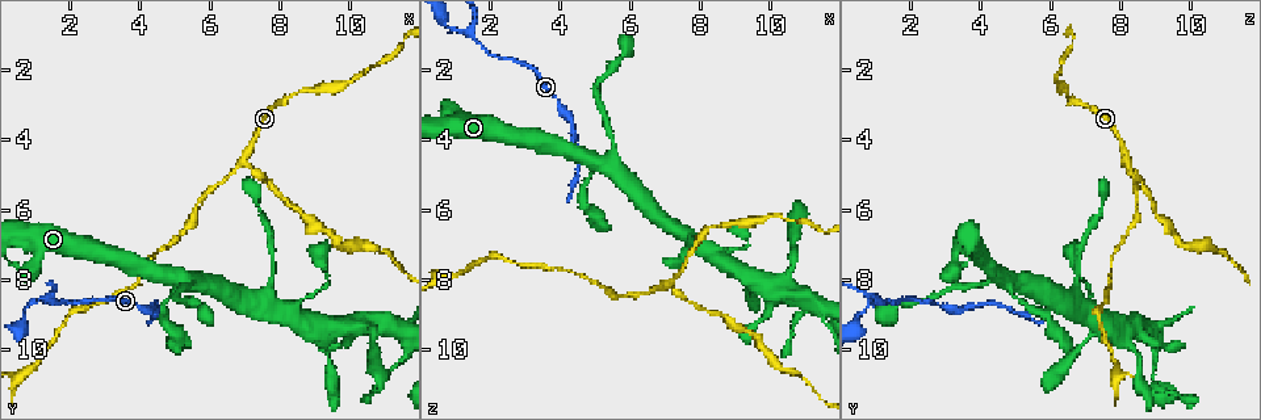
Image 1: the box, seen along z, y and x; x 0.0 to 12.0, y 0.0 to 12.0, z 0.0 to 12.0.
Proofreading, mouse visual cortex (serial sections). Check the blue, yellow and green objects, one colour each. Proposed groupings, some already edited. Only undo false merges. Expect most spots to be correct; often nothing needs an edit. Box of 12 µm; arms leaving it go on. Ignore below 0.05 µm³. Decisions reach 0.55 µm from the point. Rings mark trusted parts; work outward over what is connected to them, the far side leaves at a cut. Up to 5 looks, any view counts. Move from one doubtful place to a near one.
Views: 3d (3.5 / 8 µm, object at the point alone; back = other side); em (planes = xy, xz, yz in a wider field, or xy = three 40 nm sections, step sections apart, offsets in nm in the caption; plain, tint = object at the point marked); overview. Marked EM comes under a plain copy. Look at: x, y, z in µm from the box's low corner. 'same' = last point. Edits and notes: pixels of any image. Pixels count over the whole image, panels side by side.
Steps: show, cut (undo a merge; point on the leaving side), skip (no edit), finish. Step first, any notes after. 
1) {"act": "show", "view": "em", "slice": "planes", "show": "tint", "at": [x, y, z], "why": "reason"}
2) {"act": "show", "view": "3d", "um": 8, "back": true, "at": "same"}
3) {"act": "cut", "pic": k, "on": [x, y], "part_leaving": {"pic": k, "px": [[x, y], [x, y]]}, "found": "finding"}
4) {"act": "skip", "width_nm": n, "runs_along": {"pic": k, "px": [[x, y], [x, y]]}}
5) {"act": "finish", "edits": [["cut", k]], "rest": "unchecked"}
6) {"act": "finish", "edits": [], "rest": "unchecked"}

{"act": "show", "view": "3d", "um": 3.5, "back": true, "at": [7.9, 7.5, 6.8], "why": "narrows sharply"}

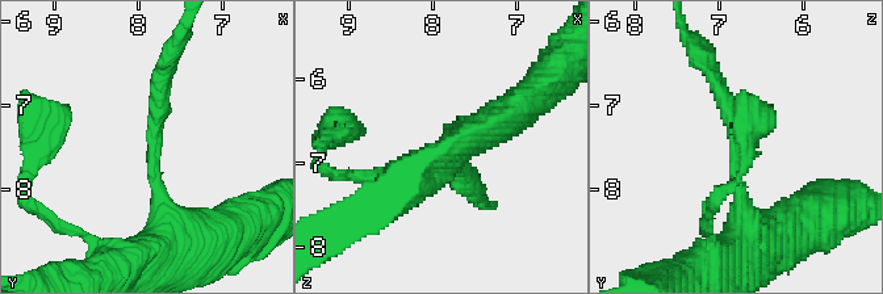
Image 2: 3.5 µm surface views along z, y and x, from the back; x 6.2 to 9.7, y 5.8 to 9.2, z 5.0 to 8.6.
{"act": "show", "view": "em", "slice": "xy", "step": 2, "show": "tint", "at": [7.85, 7.45, 6.80], "arm_widths_nm": [200, 300], "why": "shape alone is not enough"}

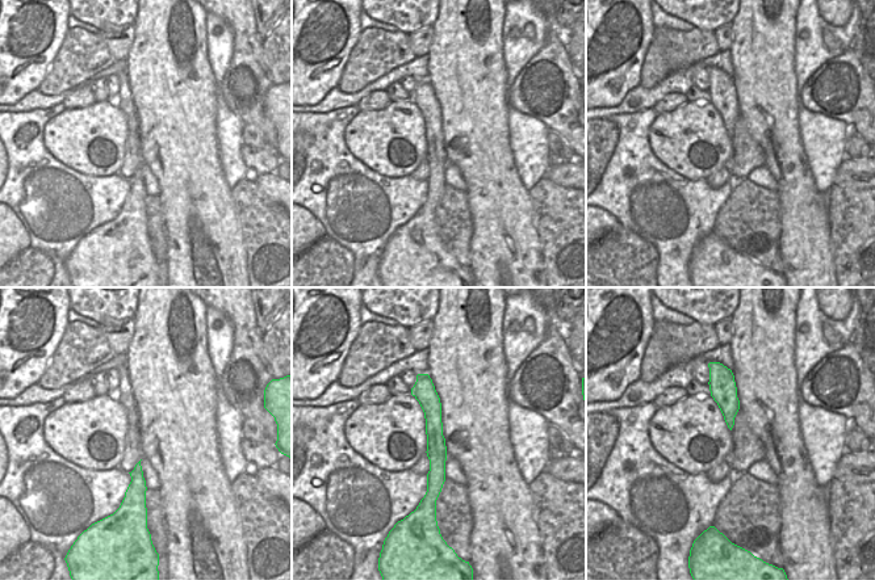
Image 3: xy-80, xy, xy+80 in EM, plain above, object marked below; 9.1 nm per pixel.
{"act": "skip", "found": "continuous, no second cell"}

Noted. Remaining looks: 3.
{"act": "show", "view": "3d", "um": 3.5, "at": [7.0, 4.5, 8.2], "why": "two arms in line, one across"}

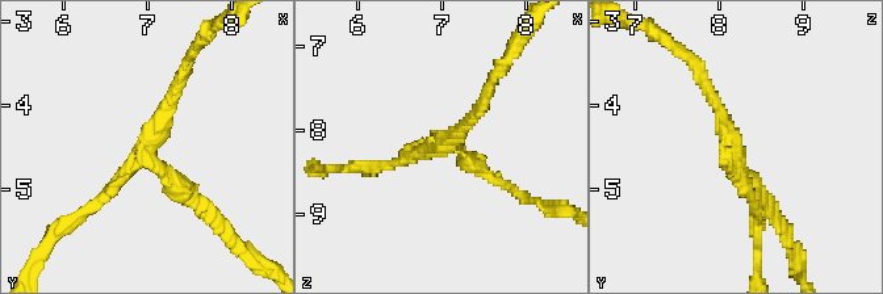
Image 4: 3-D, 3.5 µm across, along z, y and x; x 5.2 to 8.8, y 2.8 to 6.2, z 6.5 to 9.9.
{"act": "show", "view": "em", "slice": "planes", "show": "tint", "at": [7.00, 4.55, 8.20], "arms": 3, "arm_widths_nm": [150, 200, 200], "why": "shape alone is not enough"}

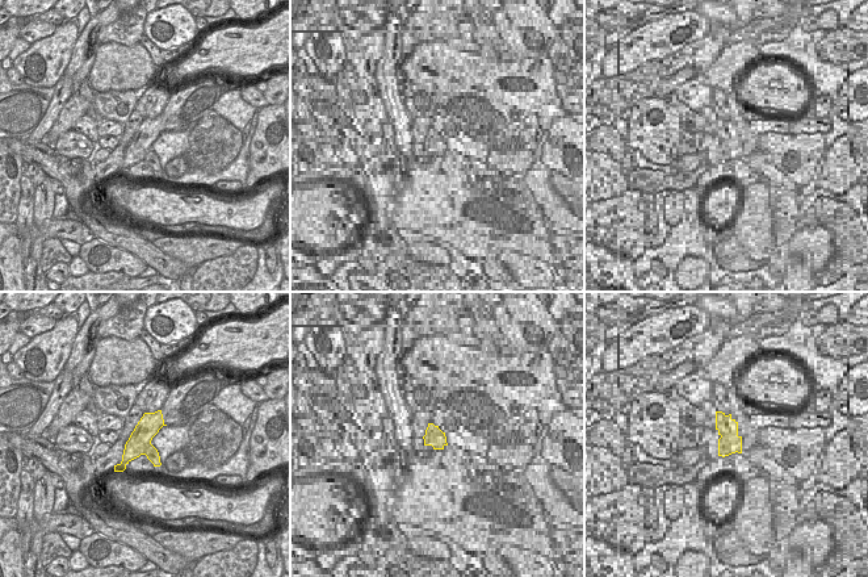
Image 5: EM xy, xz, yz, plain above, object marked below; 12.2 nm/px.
{"act": "cut", "pic": 4, "on": [493, 179], "part_leaving": {"pic": 4, "px": [[460, 151], [496, 181], [544, 205]]}, "found": "a second cell is stuck on"}

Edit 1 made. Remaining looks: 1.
{"act": "finish", "edits": [["cut", 4]], "rest": "unchecked"}

